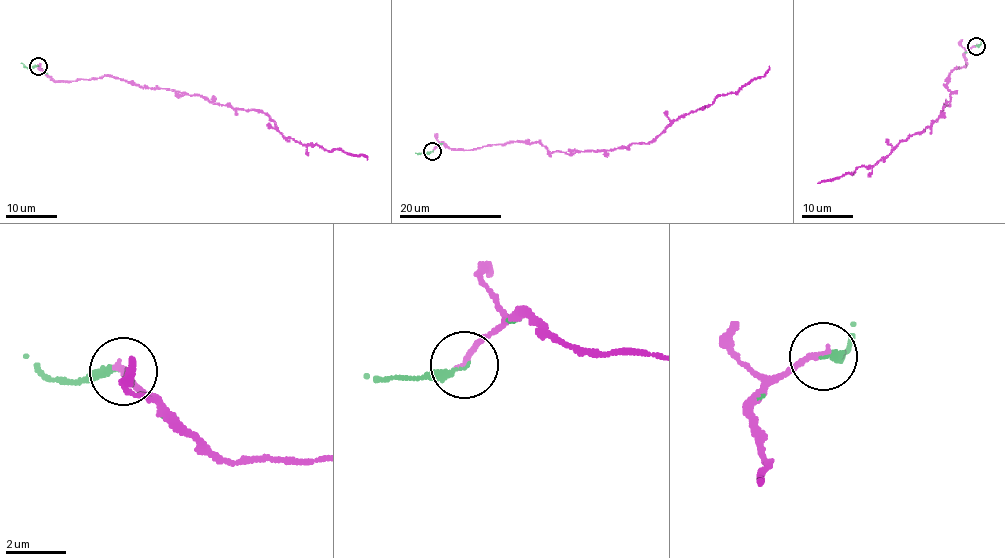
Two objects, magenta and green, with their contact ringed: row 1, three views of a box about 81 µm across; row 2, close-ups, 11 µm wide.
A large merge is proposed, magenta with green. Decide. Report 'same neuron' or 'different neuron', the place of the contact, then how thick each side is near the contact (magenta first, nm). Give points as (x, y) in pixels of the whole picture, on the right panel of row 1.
same neuron; place (976, 46); calibres 200 and 200 nm

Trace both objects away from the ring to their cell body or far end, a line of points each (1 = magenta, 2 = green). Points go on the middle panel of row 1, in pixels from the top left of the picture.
1: (433, 152), (540, 141), (572, 154), (649, 144), (769, 66)
2: (433, 152), (415, 153)

